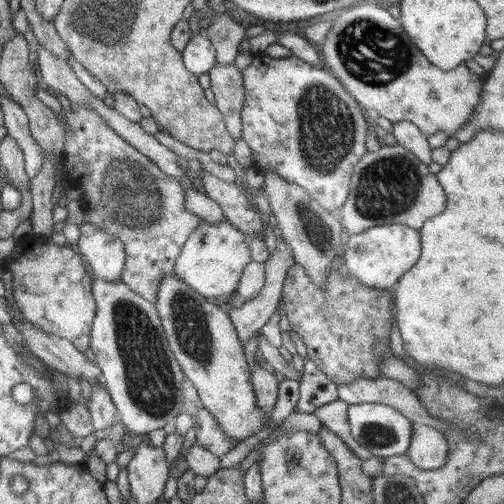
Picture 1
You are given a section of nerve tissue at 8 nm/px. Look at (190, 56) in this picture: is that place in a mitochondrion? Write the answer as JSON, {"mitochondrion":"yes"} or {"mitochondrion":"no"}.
{"mitochondrion":"no"}

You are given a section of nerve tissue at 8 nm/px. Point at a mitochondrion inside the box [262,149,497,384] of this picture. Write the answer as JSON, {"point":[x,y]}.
{"point":[387,186]}

